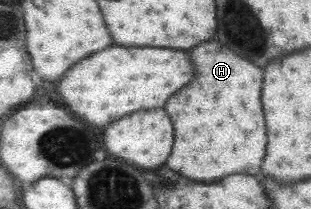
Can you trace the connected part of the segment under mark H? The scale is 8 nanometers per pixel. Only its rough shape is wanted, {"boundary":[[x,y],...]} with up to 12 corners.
{"boundary":[[220,41],[164,107],[168,167],[214,183],[260,173],[262,69]]}

